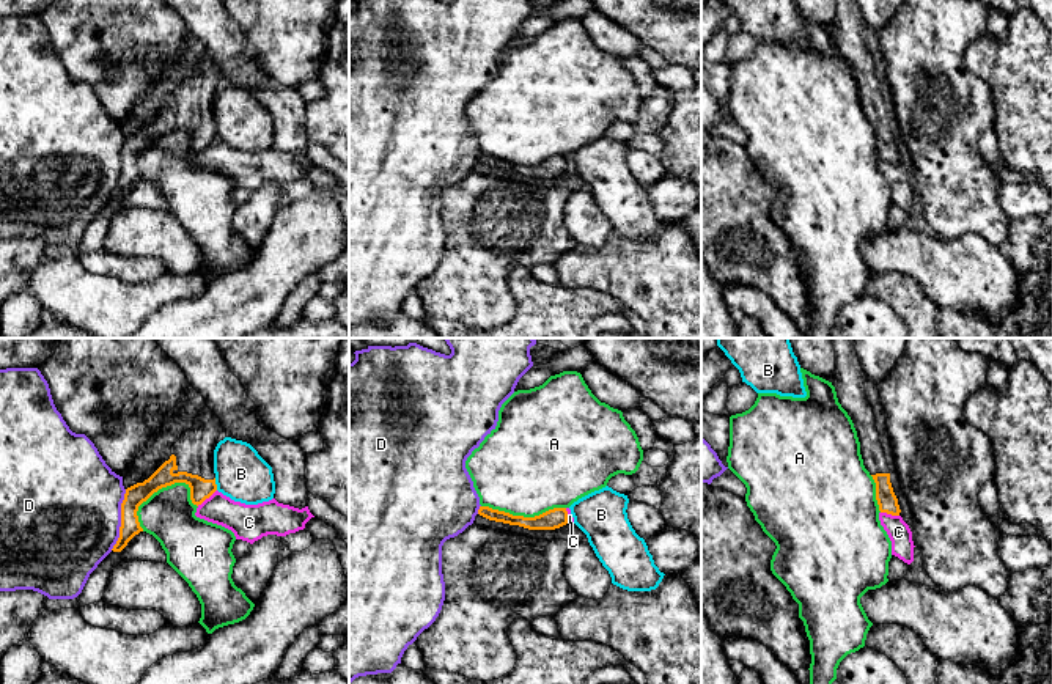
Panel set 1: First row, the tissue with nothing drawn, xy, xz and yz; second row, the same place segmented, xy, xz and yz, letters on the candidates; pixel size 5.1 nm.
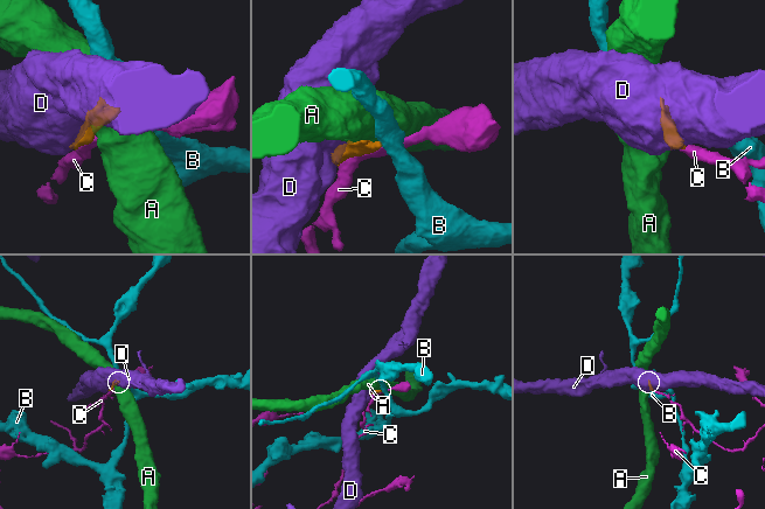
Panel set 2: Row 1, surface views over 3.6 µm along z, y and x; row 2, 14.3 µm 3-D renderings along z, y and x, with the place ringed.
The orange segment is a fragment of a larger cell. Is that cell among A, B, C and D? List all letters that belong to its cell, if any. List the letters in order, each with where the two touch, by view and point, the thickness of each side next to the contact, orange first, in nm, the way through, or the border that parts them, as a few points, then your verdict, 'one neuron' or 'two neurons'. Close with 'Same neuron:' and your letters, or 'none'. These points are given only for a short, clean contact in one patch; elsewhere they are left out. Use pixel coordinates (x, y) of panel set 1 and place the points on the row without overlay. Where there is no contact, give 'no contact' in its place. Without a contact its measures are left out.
A: contact xy (151, 142); calibres 110 and 280 nm; two neurons
B: contact xy (216, 132); calibres 110 and 280 nm; border xy (214, 126), (217, 137); two neurons
C: contact xy (206, 145); calibres 110 and 180 nm; two neurons
D: contact xy (121, 167); calibres 100 and 500 nm; border xy (126, 137), (121, 151), (120, 184), (110, 197); two neurons
Same neuron: none

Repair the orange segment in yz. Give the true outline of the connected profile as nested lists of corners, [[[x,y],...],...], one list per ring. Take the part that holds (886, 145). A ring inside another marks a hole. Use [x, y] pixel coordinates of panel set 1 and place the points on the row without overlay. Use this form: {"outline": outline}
{"outline": [[[835,0],[835,16],[837,46],[857,79],[863,113],[876,131],[879,159],[899,164],[901,157],[890,131],[890,116],[879,88],[876,64],[865,39],[866,24],[857,0]]]}

